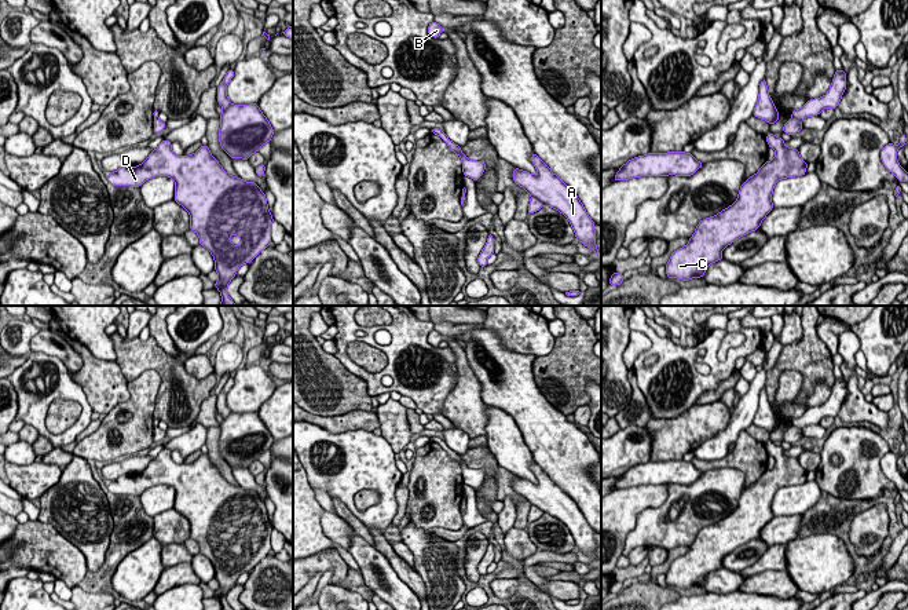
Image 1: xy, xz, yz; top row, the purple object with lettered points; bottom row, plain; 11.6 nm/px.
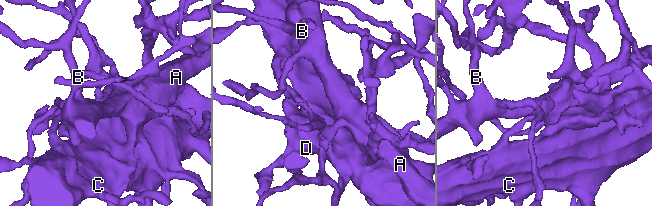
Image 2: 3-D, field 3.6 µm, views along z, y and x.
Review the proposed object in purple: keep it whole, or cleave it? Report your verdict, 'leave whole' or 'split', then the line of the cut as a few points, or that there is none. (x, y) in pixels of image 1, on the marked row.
split; cut in xz along (531, 196), (545, 204)

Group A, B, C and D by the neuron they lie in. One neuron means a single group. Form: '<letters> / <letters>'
A B / C D

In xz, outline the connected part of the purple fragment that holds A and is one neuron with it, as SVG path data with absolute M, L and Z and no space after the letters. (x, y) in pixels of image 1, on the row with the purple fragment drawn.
M532 153L531 161L538 173L532 175L527 171L515 168L515 183L530 193L531 197L535 197L545 205L561 212L574 229L576 241L581 241L598 256L594 222L587 215L578 196L557 175L554 175L535 153Z

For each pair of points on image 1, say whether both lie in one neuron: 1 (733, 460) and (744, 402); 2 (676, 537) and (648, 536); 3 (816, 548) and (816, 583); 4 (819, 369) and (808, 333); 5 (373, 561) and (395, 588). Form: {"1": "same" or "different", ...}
{"1": "different", "2": "same", "3": "same", "4": "same", "5": "same"}

